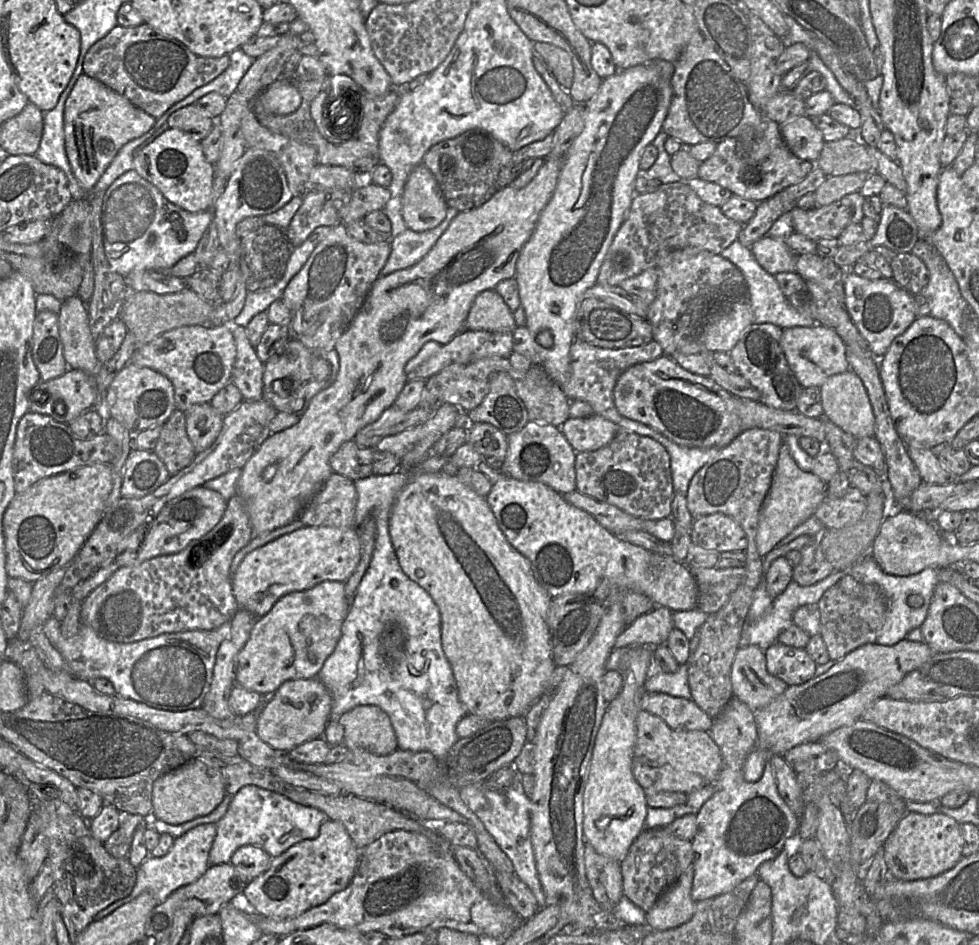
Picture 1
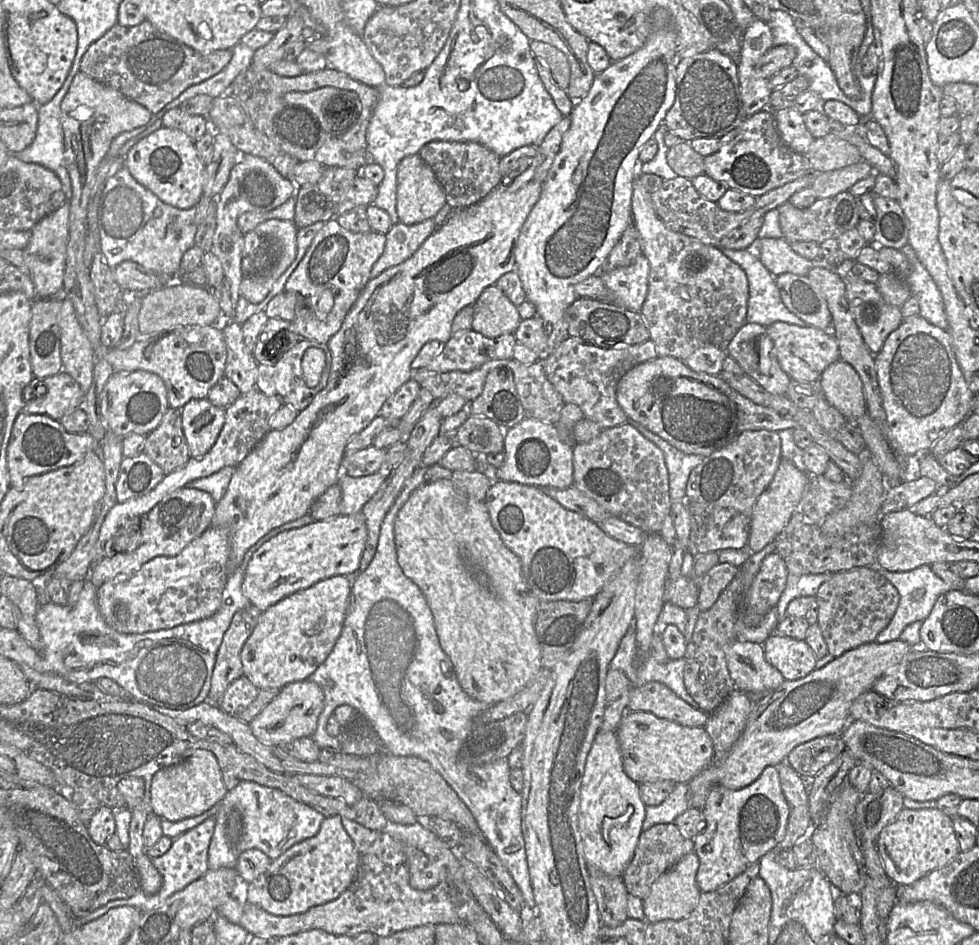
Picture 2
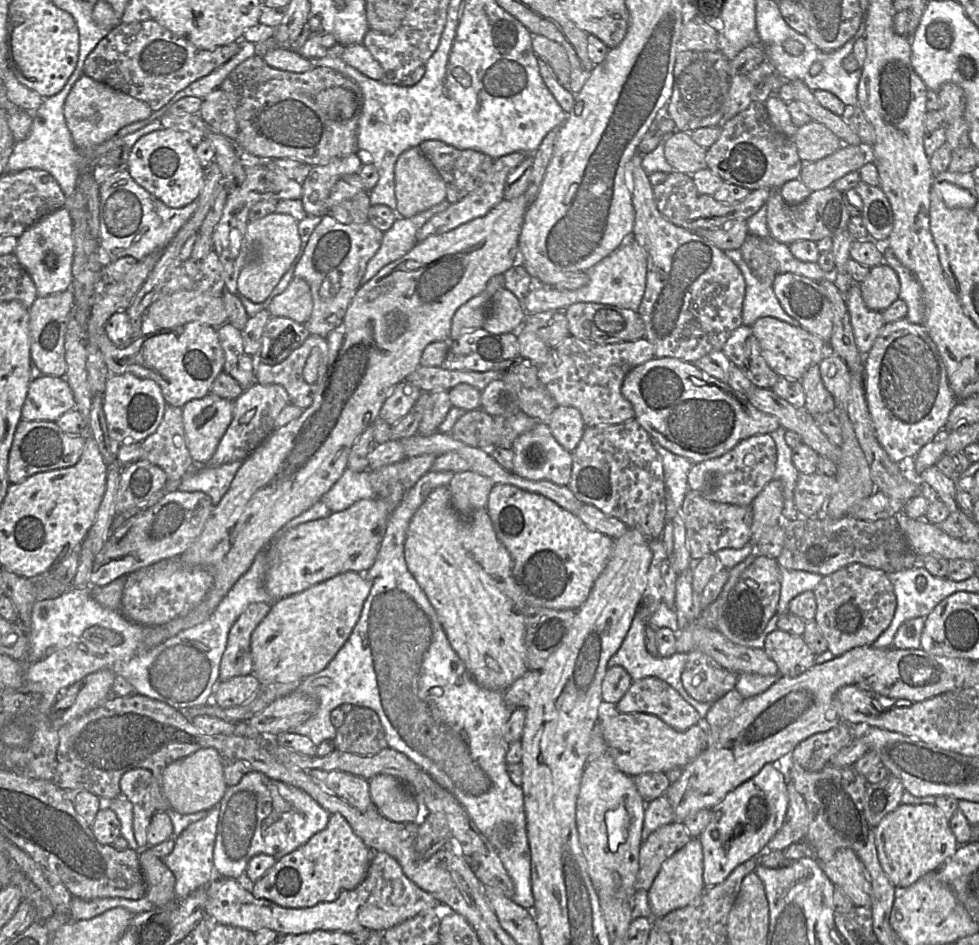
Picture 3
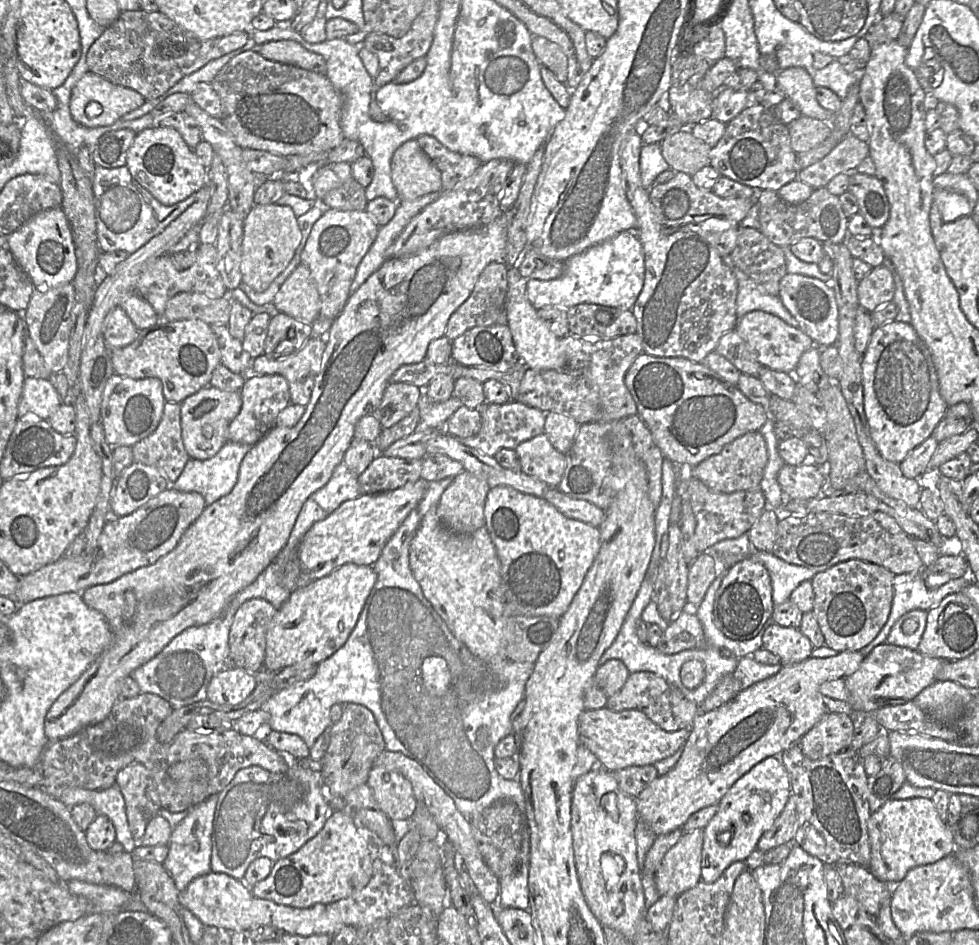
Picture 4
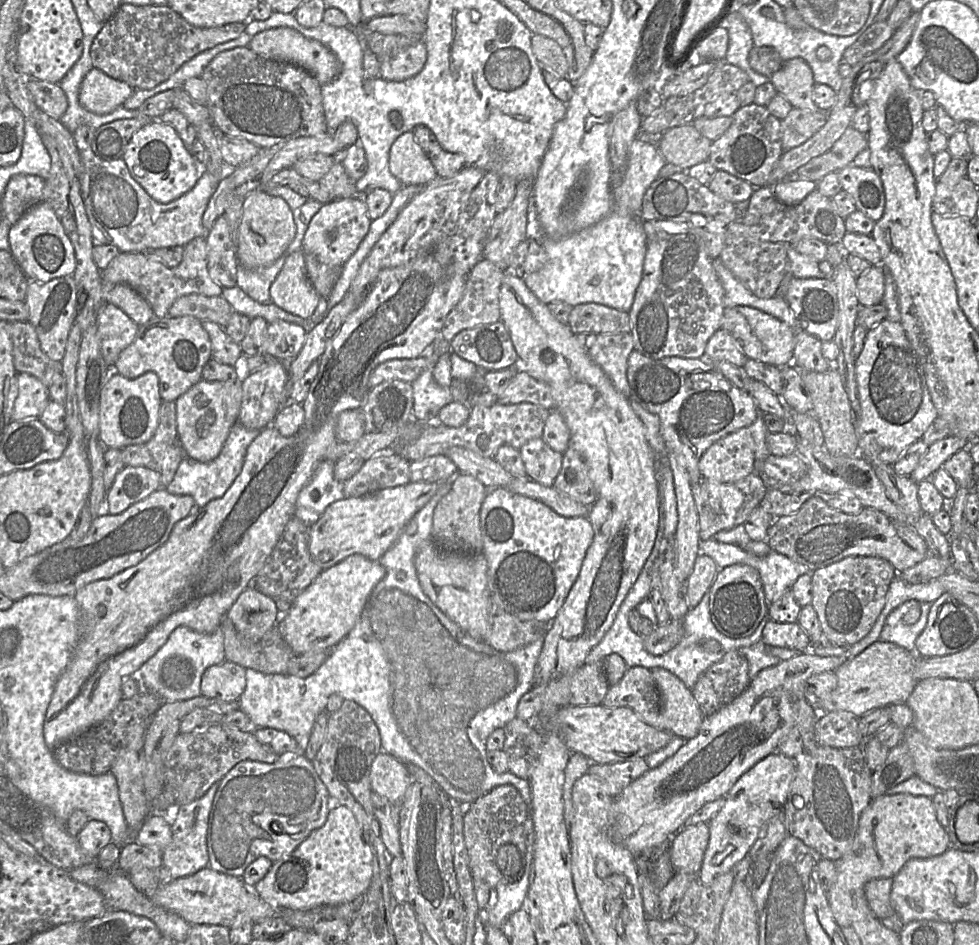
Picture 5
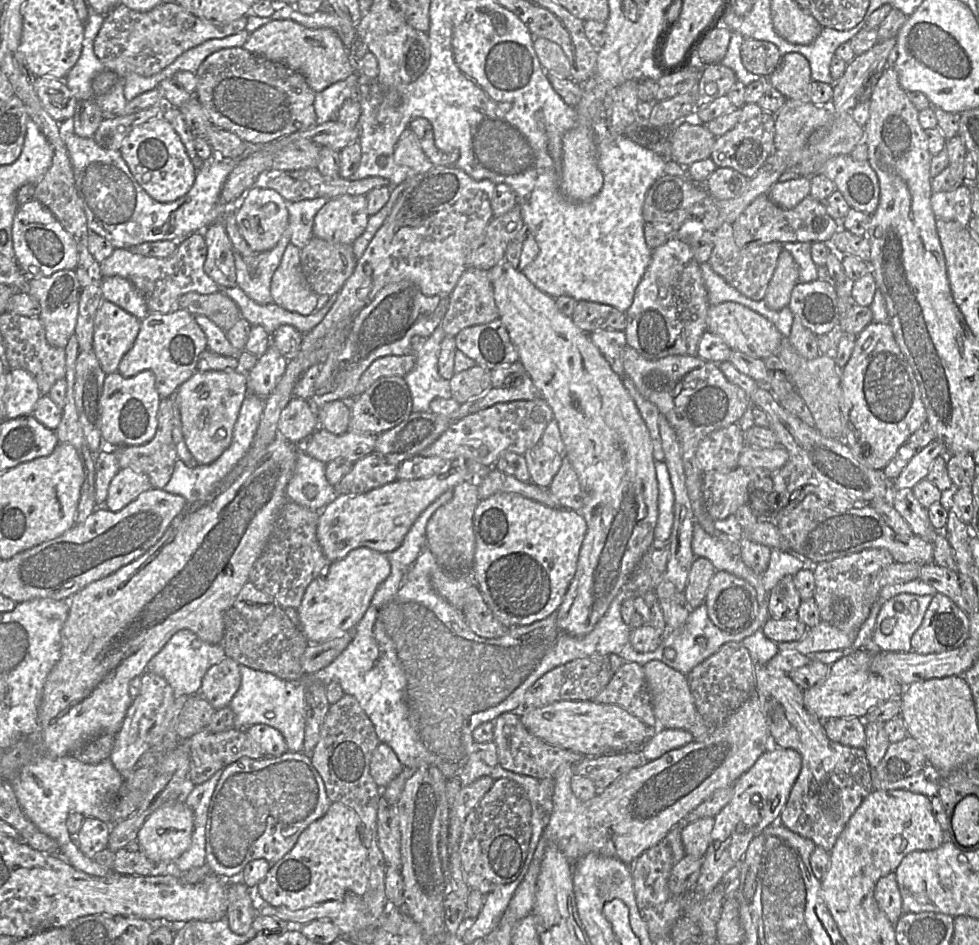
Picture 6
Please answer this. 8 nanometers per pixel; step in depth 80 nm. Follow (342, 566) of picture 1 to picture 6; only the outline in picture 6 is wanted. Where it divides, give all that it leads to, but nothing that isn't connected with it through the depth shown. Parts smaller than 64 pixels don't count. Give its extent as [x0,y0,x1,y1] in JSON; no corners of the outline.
[317,461,475,563]

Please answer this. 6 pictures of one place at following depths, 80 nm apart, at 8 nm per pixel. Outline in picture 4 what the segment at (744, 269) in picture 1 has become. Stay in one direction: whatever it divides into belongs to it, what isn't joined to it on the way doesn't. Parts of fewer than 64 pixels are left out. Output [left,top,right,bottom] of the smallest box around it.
[722,254,799,327]

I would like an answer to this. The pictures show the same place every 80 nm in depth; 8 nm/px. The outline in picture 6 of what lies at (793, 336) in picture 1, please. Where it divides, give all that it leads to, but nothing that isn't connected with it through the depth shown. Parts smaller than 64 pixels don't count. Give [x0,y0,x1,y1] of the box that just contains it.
[706,301,787,359]

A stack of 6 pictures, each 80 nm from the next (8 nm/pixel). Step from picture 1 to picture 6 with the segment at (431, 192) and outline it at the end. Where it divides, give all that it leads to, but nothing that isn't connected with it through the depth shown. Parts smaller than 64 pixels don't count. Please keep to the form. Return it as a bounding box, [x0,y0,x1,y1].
[393,128,434,176]

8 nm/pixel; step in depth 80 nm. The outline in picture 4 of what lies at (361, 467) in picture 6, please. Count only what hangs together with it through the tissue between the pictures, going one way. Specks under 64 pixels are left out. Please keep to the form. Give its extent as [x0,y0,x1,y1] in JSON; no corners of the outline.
[358,453,422,494]

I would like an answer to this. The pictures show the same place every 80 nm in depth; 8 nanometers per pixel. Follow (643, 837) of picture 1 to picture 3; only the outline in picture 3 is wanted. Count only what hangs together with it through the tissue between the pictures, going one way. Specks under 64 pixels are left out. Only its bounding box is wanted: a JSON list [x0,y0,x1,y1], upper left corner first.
[635,821,690,891]

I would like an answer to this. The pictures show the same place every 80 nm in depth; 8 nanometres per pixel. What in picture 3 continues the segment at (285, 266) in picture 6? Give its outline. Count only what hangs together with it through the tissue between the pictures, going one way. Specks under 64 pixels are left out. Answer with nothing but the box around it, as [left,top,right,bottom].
[267,277,313,324]

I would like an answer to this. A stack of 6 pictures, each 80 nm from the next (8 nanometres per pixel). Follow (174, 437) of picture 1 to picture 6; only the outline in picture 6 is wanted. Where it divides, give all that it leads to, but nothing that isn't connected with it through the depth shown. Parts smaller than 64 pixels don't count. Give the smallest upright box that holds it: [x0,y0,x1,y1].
[109,401,178,489]

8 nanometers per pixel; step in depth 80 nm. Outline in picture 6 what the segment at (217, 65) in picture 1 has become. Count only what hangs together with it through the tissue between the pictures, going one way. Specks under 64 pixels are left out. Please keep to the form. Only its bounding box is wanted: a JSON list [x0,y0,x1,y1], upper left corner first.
[94,3,248,79]

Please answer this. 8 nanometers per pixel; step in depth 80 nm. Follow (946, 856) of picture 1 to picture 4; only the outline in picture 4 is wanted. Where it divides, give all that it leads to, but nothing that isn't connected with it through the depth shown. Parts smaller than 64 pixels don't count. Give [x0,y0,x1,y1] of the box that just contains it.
[867,798,956,885]

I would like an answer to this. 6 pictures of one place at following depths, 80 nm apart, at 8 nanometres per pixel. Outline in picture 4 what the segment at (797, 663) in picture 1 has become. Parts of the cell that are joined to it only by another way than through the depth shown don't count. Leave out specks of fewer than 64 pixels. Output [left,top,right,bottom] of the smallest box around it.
[763,622,814,666]

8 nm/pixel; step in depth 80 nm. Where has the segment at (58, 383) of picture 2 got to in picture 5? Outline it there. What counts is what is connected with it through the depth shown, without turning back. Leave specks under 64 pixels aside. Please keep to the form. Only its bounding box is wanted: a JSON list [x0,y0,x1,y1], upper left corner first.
[12,373,50,421]

